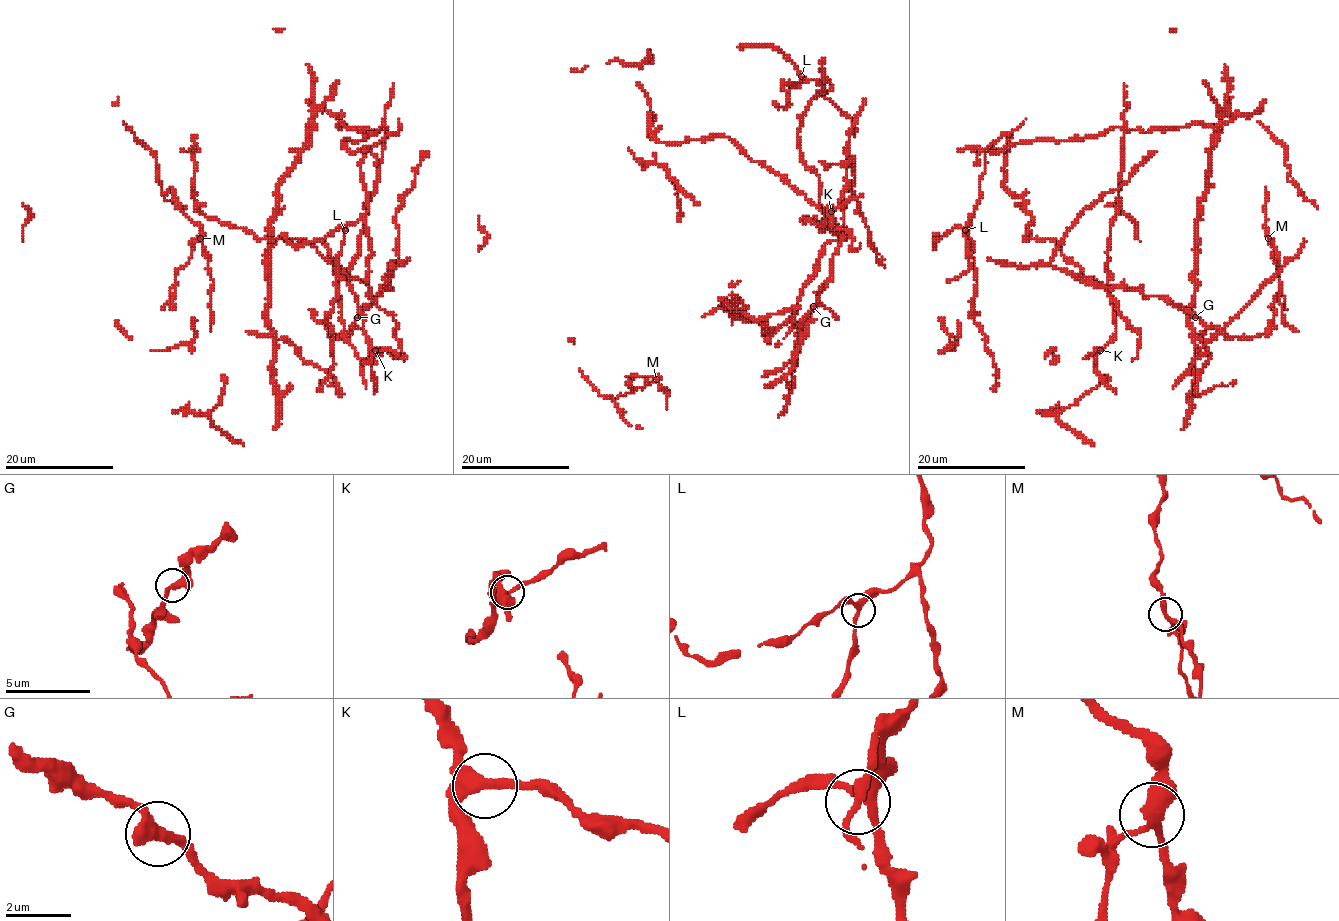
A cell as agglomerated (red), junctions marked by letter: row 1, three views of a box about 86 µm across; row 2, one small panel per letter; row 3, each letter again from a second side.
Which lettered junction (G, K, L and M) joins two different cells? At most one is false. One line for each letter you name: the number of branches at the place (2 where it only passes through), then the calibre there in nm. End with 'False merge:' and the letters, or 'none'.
M: 3 | 300 nm
False merge: M

